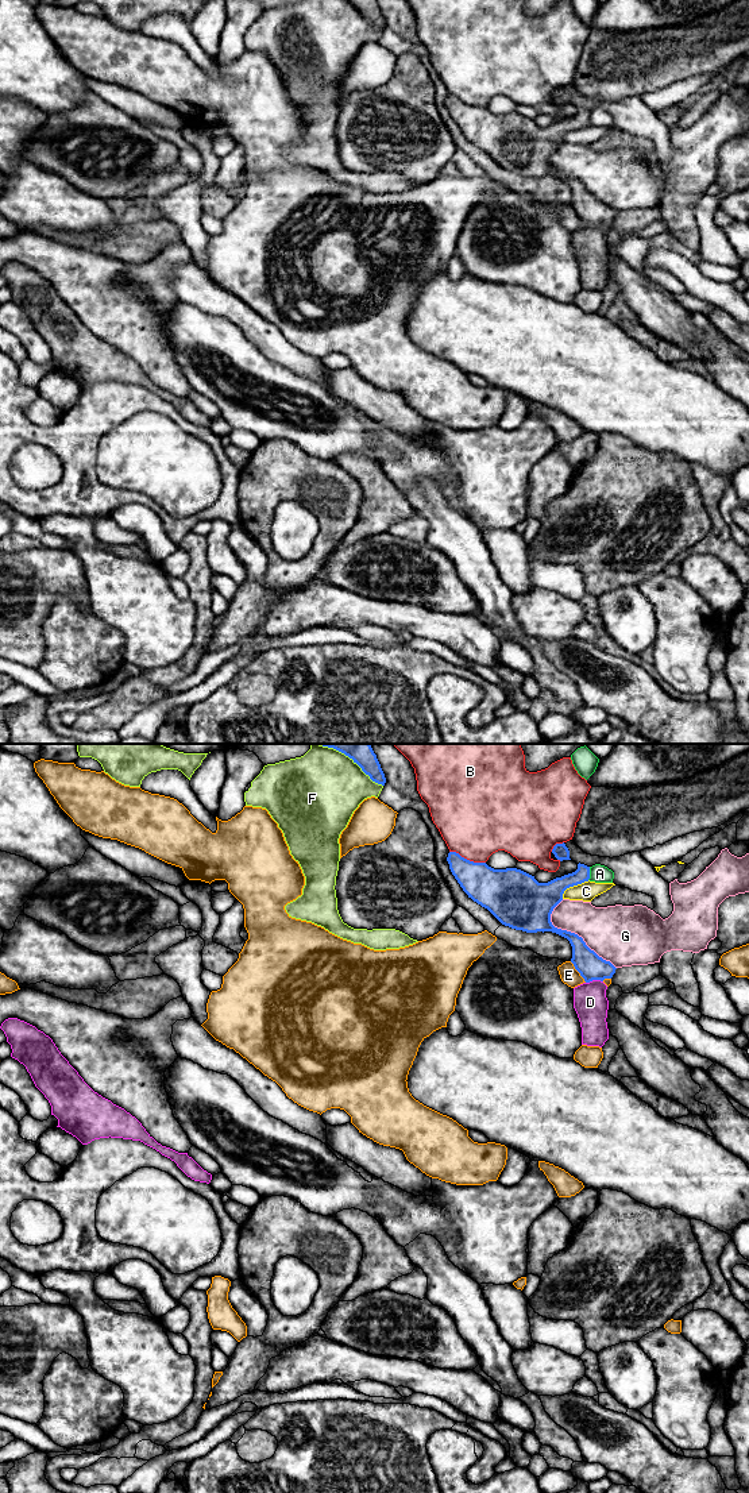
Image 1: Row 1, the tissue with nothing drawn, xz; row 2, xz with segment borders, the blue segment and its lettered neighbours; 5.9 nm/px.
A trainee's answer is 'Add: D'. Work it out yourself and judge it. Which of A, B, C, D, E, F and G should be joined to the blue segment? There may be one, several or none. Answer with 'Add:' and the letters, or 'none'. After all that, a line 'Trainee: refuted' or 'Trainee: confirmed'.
Add: D
Trainee: confirmed

